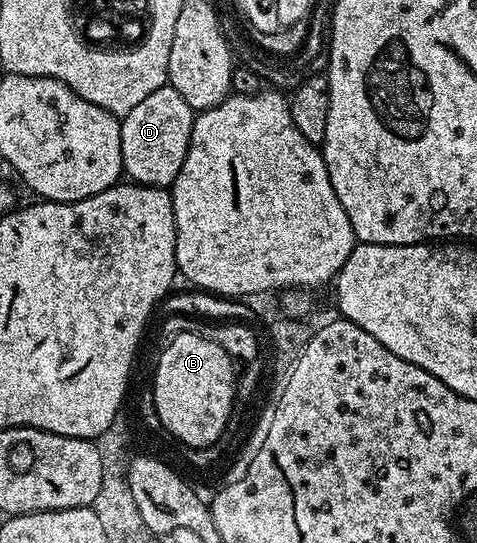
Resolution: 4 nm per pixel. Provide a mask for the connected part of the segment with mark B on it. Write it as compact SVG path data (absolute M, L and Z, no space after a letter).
M198 332L182 333L165 342L166 350L158 357L158 366L154 369L152 388L155 397L155 409L158 412L158 424L166 428L178 441L183 441L185 448L206 449L217 446L225 434L229 413L233 409L236 368L235 362L224 351L216 347L212 339L204 339Z

